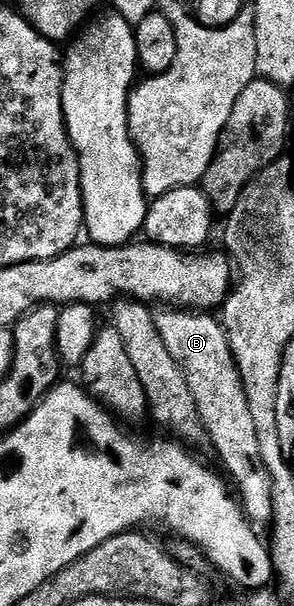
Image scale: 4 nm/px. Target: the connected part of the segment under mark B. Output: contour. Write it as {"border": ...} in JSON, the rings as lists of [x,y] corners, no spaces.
{"border":[[[183,307],[161,309],[164,310],[157,312],[155,318],[162,341],[190,383],[190,391],[196,400],[196,409],[201,415],[207,438],[220,455],[229,473],[227,476],[233,481],[245,517],[253,526],[271,526],[270,471],[266,471],[266,463],[262,461],[258,430],[254,428],[254,418],[250,415],[246,387],[242,387],[242,375],[230,351],[223,324],[204,311],[189,311]]]}

